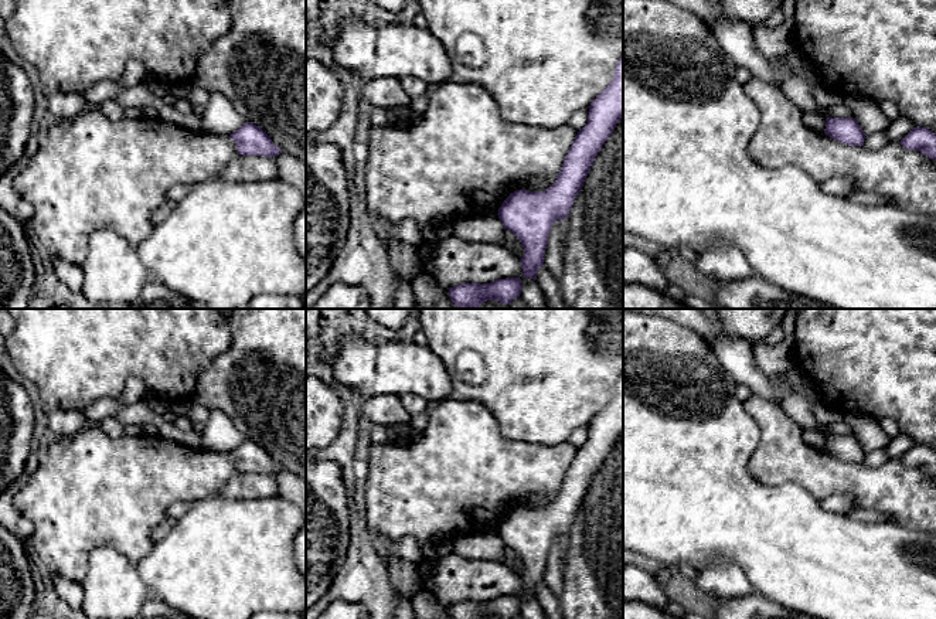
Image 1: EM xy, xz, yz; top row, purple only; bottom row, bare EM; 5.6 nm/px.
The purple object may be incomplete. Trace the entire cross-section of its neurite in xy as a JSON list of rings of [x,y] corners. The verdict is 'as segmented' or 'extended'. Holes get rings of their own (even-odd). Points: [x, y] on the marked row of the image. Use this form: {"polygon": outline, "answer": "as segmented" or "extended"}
{"polygon": [[[246,122],[238,130],[229,135],[242,156],[265,156],[275,157],[282,150],[259,126]]], "answer": "as segmented"}

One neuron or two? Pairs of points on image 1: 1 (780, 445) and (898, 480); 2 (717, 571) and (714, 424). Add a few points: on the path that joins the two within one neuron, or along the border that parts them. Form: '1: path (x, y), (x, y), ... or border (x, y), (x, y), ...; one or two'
1: path (810, 468), (822, 475), (868, 480); one
2: border (697, 570), (720, 554), (745, 572); two

